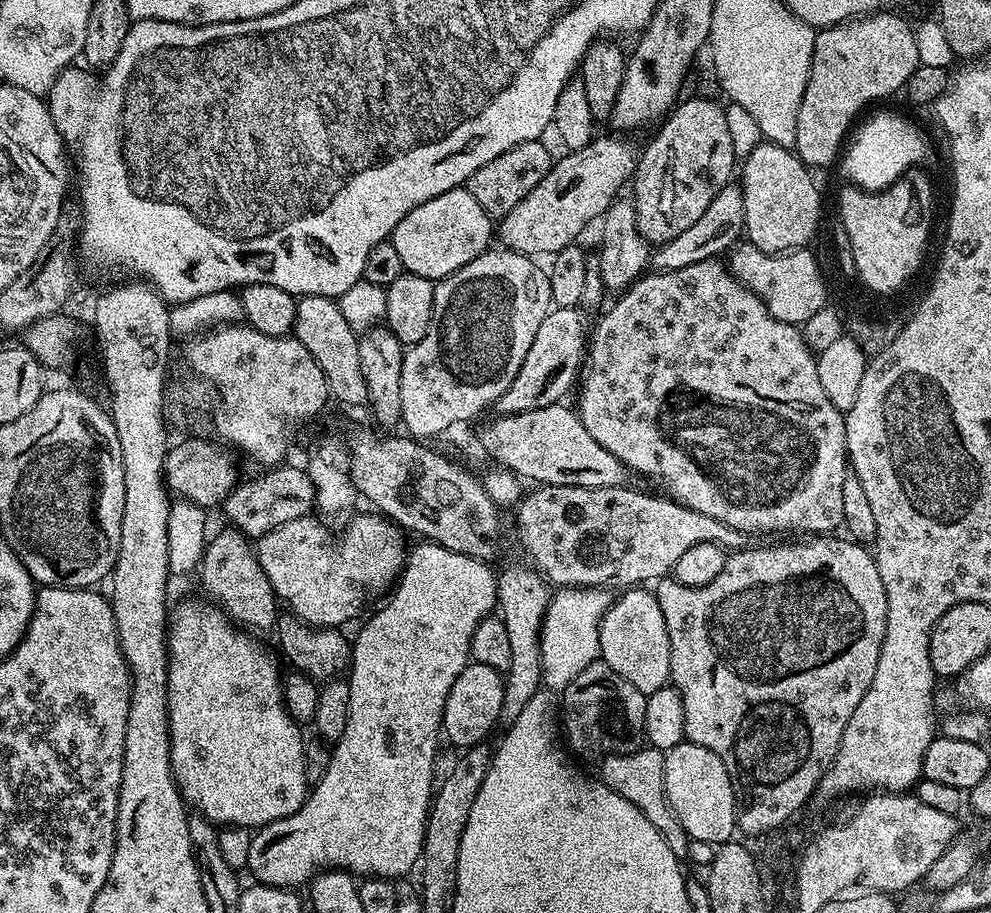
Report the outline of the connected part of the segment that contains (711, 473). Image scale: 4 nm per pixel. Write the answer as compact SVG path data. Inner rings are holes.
M644 292L644 312L636 312L636 320L624 320L624 316L620 316L620 320L612 320L612 316L604 312L603 314L608 320L601 315L595 321L596 329L593 332L591 329L590 343L586 348L586 364L589 364L589 368L588 377L584 380L584 389L580 392L580 408L578 407L580 420L586 426L586 430L590 430L590 438L594 438L602 446L606 446L606 450L610 450L610 454L614 454L614 458L618 458L624 463L625 469L629 473L637 472L640 476L649 476L654 483L664 487L662 492L667 499L674 500L677 504L686 506L690 510L696 510L698 514L716 518L718 522L726 522L726 526L734 526L734 530L751 534L751 532L784 532L787 528L801 528L804 534L835 533L836 527L840 528L844 523L842 482L850 473L850 465L847 461L845 413L836 409L834 402L830 402L830 398L826 398L826 390L822 390L822 382L818 379L817 357L804 341L803 331L797 325L787 324L774 318L774 314L770 314L768 308L764 312L728 312L728 308L716 308L716 304L720 304L720 300L724 300L724 304L728 304L728 292Z

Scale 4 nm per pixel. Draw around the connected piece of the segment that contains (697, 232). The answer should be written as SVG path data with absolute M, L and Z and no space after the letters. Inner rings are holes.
M729 182L722 190L718 190L714 202L706 206L706 214L702 214L702 218L698 218L698 222L694 222L690 230L682 230L678 238L659 245L651 253L651 267L656 270L674 271L712 257L719 257L722 254L719 252L727 253L733 247L728 243L728 236L735 236L740 240L743 227L744 190L739 183Z

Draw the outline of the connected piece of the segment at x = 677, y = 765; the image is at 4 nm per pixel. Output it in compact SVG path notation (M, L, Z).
M681 742L664 752L664 781L668 805L674 810L682 830L686 830L689 840L710 842L713 846L727 844L737 835L736 810L738 797L730 774L706 746Z

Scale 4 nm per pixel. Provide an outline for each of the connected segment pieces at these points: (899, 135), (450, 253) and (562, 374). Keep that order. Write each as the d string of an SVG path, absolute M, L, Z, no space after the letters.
M878 112L855 129L852 139L841 155L842 174L853 187L868 192L888 188L909 173L925 158L928 144L923 134L908 120L894 112Z
M467 187L446 190L446 194L438 194L438 198L430 198L422 202L422 206L414 206L390 237L394 250L398 250L398 258L402 258L405 272L413 272L422 278L445 280L450 274L462 270L466 262L478 258L489 251L491 240L494 240L494 220L470 194Z
M553 307L542 326L538 326L538 334L534 334L534 343L526 353L526 362L522 362L522 370L518 370L506 394L497 398L494 408L499 415L509 416L526 410L545 408L565 399L563 396L572 388L576 370L579 364L582 364L582 355L586 348L584 317L585 313L579 307Z

